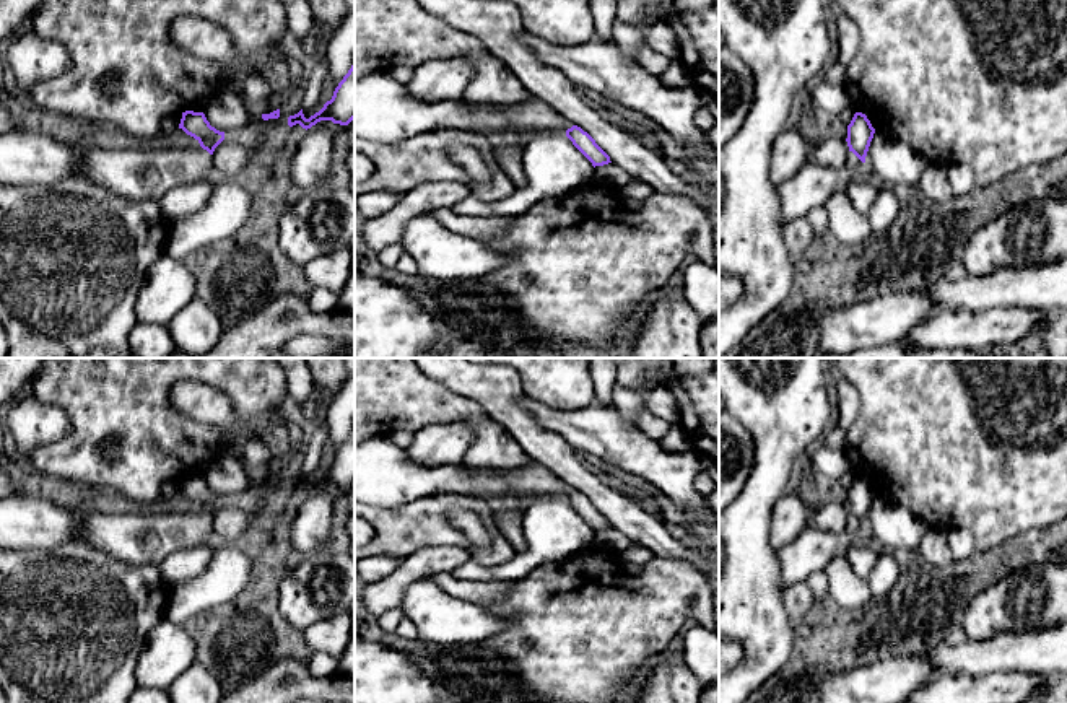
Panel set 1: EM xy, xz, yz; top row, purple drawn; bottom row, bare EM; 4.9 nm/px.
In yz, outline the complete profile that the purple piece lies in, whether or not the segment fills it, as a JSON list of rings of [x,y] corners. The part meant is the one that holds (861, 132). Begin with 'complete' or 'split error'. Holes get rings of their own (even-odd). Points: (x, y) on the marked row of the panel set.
split error | [[[856,112],[847,125],[849,153],[839,169],[807,163],[794,177],[777,186],[782,228],[815,207],[825,207],[834,190],[852,182],[852,172],[864,166],[875,129],[865,114]]]

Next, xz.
split error | [[[372,72],[355,80],[355,137],[400,142],[436,129],[530,135],[563,130],[594,168],[612,163],[587,132],[532,94],[517,103],[475,104],[462,96],[425,103],[410,96],[405,85],[387,72]]]

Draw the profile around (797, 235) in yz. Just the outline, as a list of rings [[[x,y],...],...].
[[[807,216],[797,218],[784,226],[784,242],[795,262],[805,254],[813,239],[815,231]]]

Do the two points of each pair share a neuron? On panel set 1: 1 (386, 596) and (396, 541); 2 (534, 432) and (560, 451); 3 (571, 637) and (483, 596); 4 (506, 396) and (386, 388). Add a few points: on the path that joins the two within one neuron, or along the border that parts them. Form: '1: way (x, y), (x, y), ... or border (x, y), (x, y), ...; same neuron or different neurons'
1: border (443, 547), (420, 547), (405, 558); different neurons
2: way (540, 438), (553, 451); same neuron
3: border (514, 581), (503, 598), (482, 604); different neurons
4: border (425, 375), (456, 392), (472, 397), (488, 414); different neurons

